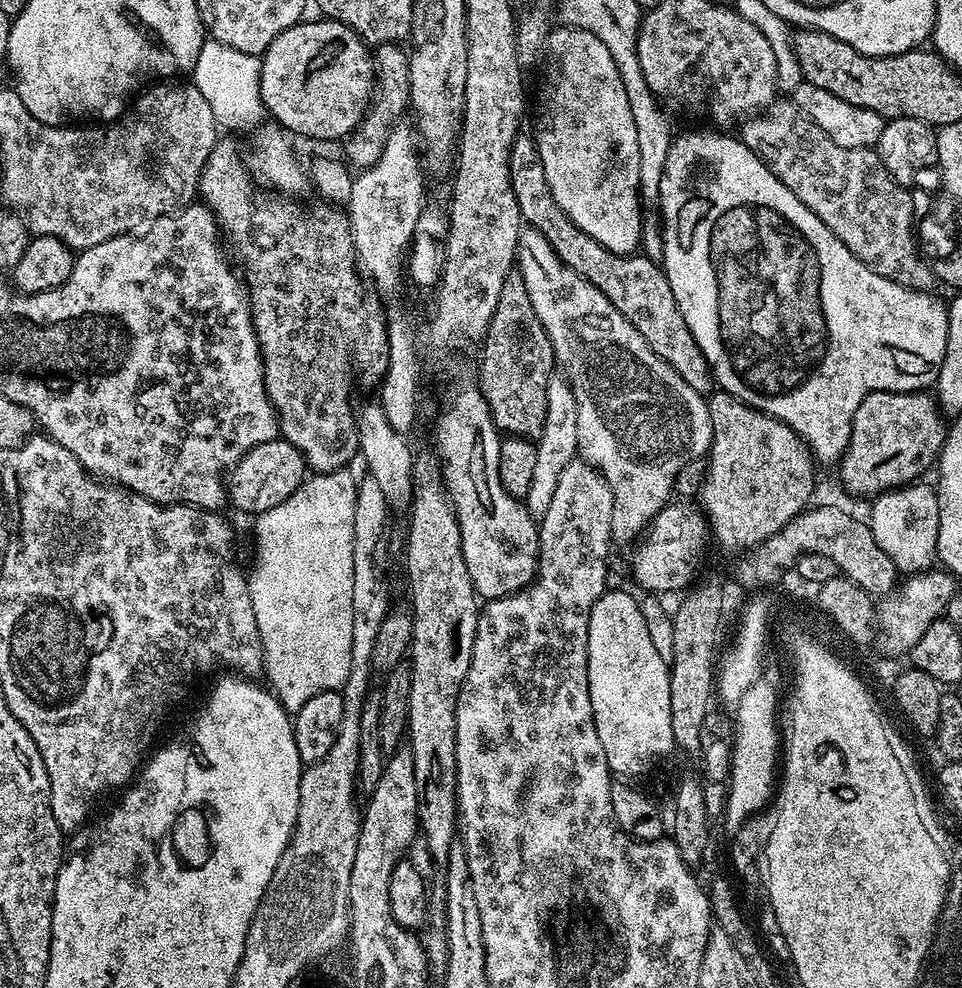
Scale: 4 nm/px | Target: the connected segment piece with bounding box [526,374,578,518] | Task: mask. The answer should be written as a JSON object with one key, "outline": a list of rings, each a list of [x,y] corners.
{"outline":[[[554,374],[546,390],[546,418],[544,429],[540,432],[536,444],[537,462],[533,478],[526,497],[528,513],[534,518],[543,518],[546,510],[550,510],[550,502],[554,502],[554,490],[558,486],[558,478],[562,478],[562,470],[572,460],[577,459],[578,453],[578,406],[574,398],[574,390],[568,385],[563,375]]]}

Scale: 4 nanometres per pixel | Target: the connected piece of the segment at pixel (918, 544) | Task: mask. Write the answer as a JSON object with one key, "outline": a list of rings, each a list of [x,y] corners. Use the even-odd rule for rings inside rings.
{"outline":[[[913,482],[903,488],[894,488],[871,501],[870,527],[874,542],[886,550],[886,558],[894,562],[896,571],[900,574],[925,573],[938,560],[938,498],[935,487],[931,483],[924,483]]]}

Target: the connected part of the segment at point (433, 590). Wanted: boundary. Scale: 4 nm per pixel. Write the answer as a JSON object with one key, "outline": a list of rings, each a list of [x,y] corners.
{"outline":[[[420,453],[412,466],[412,522],[408,532],[408,578],[412,594],[413,636],[410,647],[411,678],[408,712],[408,746],[414,758],[415,785],[419,796],[419,827],[428,850],[440,866],[447,865],[450,846],[458,834],[459,801],[456,799],[457,720],[460,690],[469,672],[480,604],[462,554],[460,523],[444,489],[442,466],[435,453]]]}

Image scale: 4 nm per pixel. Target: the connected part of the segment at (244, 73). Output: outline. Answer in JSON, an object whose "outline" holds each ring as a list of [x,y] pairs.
{"outline":[[[208,38],[200,47],[198,62],[190,76],[196,89],[210,102],[214,118],[221,129],[252,128],[266,120],[264,100],[260,96],[260,56],[242,54],[222,42]]]}

